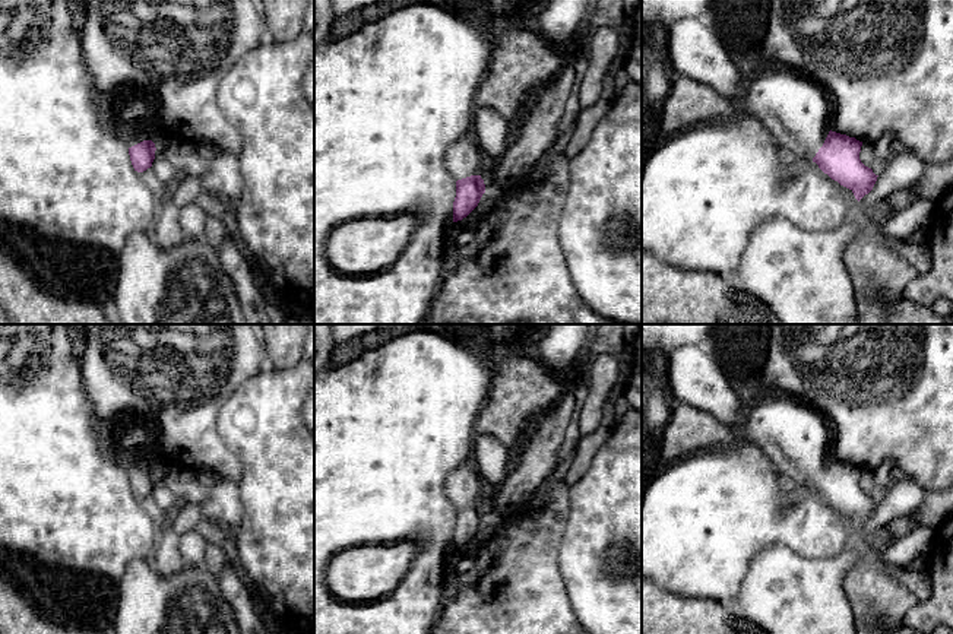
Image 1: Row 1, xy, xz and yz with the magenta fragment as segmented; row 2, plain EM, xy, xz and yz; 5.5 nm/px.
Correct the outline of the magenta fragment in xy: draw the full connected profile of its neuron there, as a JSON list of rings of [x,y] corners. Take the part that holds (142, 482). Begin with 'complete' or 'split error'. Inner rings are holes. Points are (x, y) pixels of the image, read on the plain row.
split error; [[[140,419],[120,421],[108,434],[115,462],[129,473],[134,498],[143,500],[155,486],[155,429]]]

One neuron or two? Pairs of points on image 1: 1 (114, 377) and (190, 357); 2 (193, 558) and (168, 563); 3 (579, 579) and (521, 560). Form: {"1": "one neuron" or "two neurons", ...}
{"1": "one neuron", "2": "two neurons", "3": "two neurons"}

